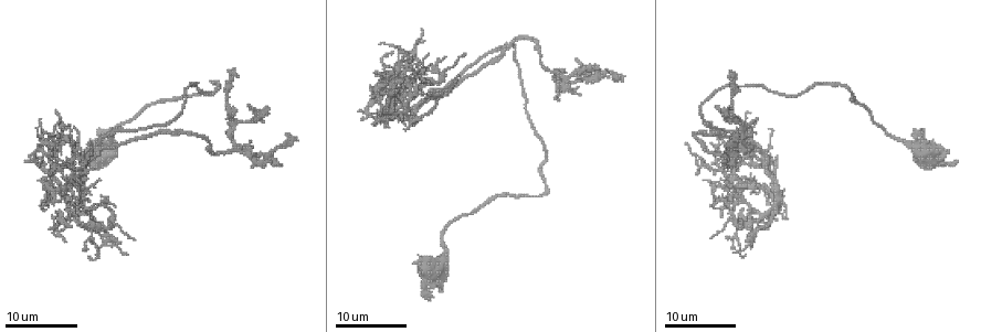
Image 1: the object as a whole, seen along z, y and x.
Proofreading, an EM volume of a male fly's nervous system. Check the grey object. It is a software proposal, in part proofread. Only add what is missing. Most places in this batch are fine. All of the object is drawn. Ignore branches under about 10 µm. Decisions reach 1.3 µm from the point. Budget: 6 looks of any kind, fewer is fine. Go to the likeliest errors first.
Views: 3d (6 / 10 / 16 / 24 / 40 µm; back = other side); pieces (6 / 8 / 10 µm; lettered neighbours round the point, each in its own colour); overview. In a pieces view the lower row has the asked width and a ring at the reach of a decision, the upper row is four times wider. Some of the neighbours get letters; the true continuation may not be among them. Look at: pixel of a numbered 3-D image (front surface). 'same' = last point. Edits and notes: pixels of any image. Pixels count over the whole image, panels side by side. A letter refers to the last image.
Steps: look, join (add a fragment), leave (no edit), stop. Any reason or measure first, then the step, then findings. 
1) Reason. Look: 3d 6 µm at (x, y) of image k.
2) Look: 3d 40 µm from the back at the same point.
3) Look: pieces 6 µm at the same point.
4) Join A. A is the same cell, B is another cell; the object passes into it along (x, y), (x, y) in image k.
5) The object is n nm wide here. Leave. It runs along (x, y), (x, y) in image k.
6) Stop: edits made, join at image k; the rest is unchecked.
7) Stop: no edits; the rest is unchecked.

Long arm stops here. Look: 3d 24 µm at (235, 68) of image 1.

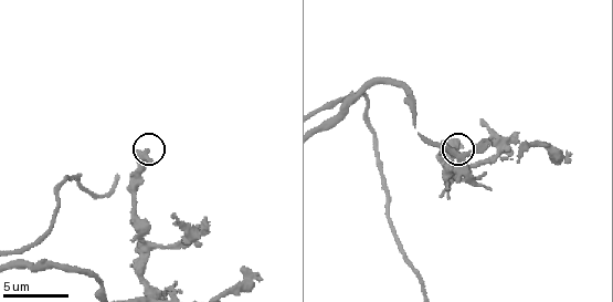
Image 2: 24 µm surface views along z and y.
Look: pieces 6 µm at (148, 153) of image 2.

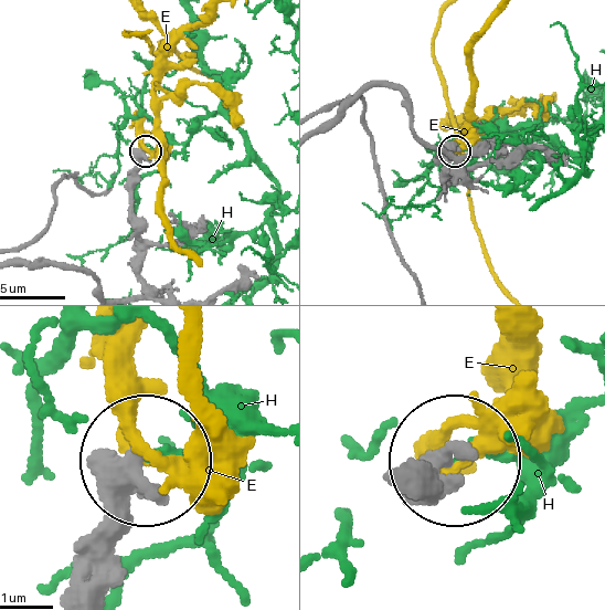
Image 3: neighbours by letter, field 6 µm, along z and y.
The object is 270 nm wide here. Leave. E and H are other cells; none of them fits.

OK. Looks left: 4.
Free end. Look: pieces 8 µm at (173, 216) of image 2.

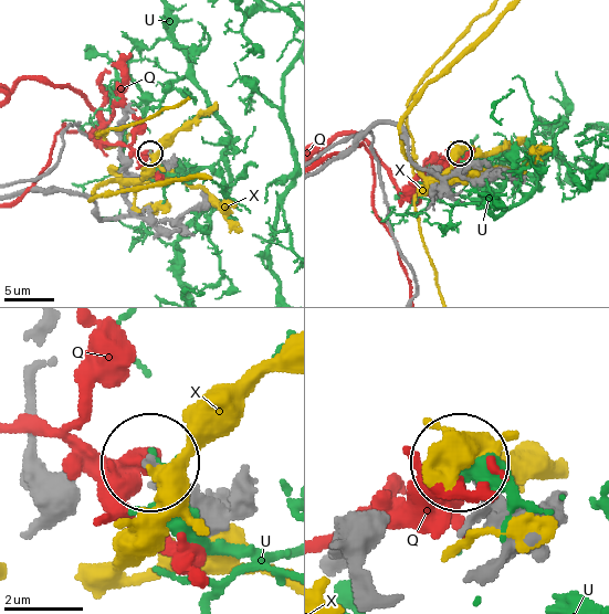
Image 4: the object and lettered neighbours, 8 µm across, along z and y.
Leave. Q, U and X are other cells; none of them fits.

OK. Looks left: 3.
Free end. Look: 3d 24 µm at (403, 80) of image 1.

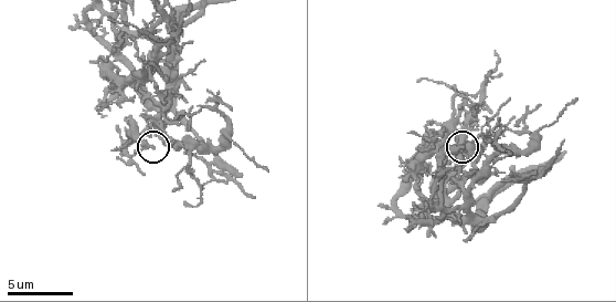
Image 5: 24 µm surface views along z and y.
Look: 3d 6 µm at (460, 146) of image 5.

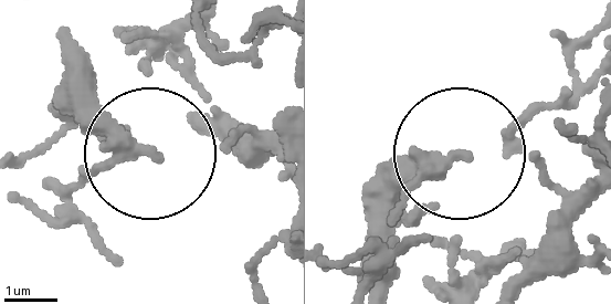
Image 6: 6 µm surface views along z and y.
Look: pieces 6 µm at (460, 156) of image 6.

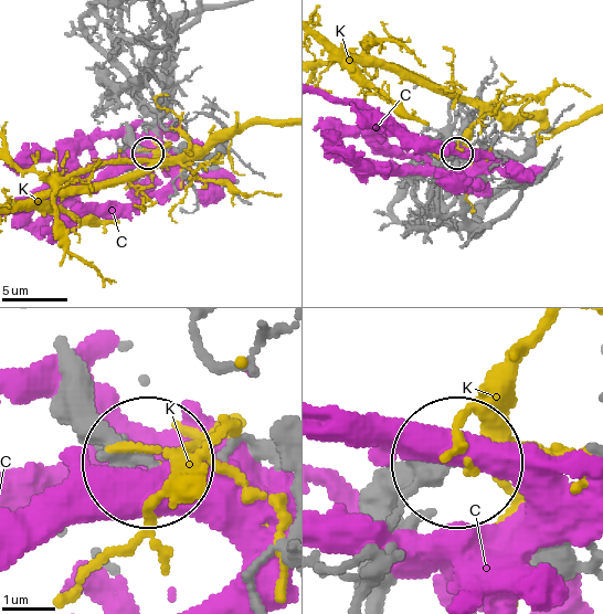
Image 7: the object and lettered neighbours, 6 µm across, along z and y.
Leave. C and K are other cells; none of them fits.

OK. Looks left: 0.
Stop: no edits; the rest is unchecked.

